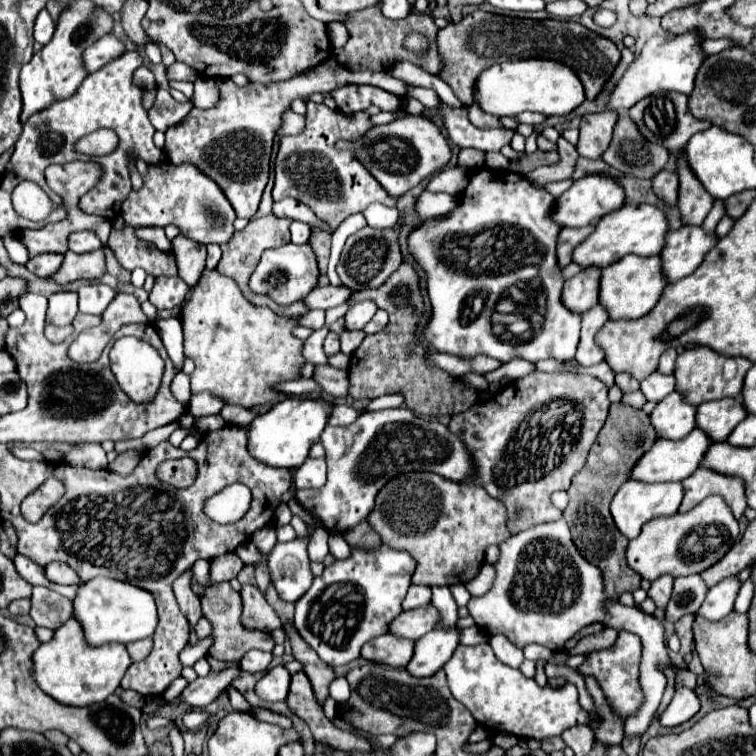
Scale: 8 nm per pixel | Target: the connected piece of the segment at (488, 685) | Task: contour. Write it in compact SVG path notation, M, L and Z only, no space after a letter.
M458 644L452 658L444 664L450 692L462 702L476 722L488 732L508 732L518 738L552 738L576 724L588 724L588 714L578 704L578 690L574 684L564 684L558 690L550 686L540 688L534 678L526 678L518 668L502 664L490 644L462 646Z

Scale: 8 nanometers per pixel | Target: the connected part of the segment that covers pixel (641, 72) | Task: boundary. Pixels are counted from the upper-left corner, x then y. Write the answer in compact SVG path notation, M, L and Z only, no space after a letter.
M682 34L682 36L674 36L670 40L662 38L662 36L650 38L646 42L646 46L642 48L642 52L628 66L628 70L622 74L622 78L616 82L616 86L610 94L610 100L608 100L608 108L610 110L620 110L620 108L630 110L636 102L650 96L652 92L660 92L660 90L690 94L694 88L696 72L698 72L702 60L706 58L700 52L700 42L702 40L696 34Z

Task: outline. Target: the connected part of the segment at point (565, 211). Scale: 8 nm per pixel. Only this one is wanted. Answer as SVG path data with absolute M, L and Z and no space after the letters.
M584 176L580 180L576 180L554 204L552 210L552 220L556 220L556 224L560 224L562 228L582 228L588 226L596 220L600 220L602 216L618 210L624 204L624 190L616 184L614 178L606 178L606 176Z

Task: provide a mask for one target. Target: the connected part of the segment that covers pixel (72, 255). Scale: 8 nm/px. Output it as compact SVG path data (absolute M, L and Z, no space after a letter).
M94 250L88 254L76 254L76 252L66 252L66 258L56 272L56 276L50 276L56 284L68 284L74 280L98 280L106 272L104 266L104 252Z

